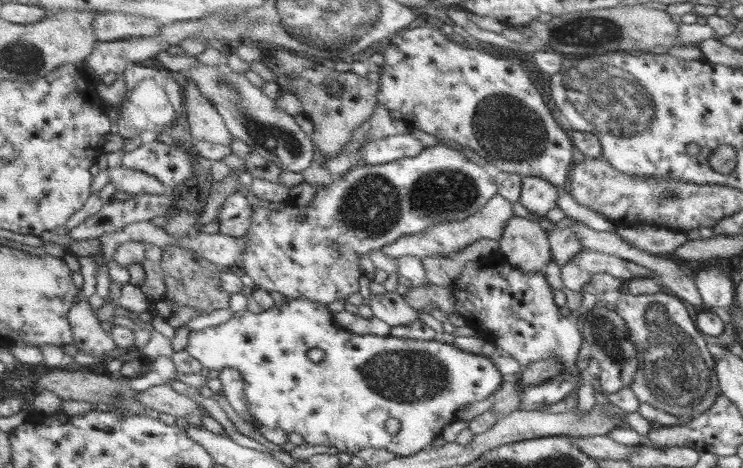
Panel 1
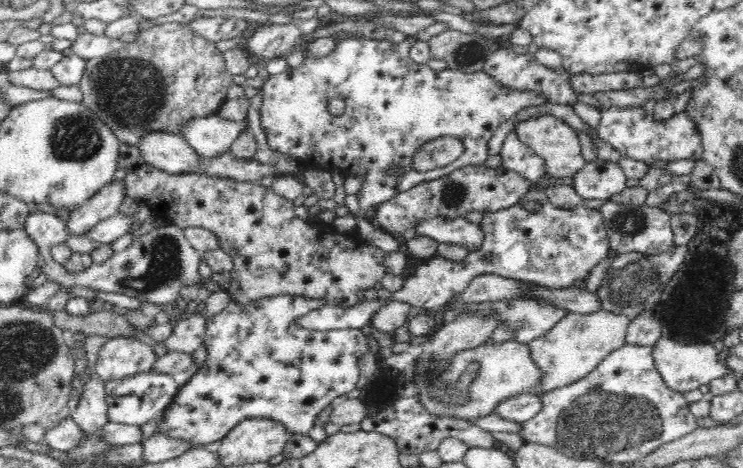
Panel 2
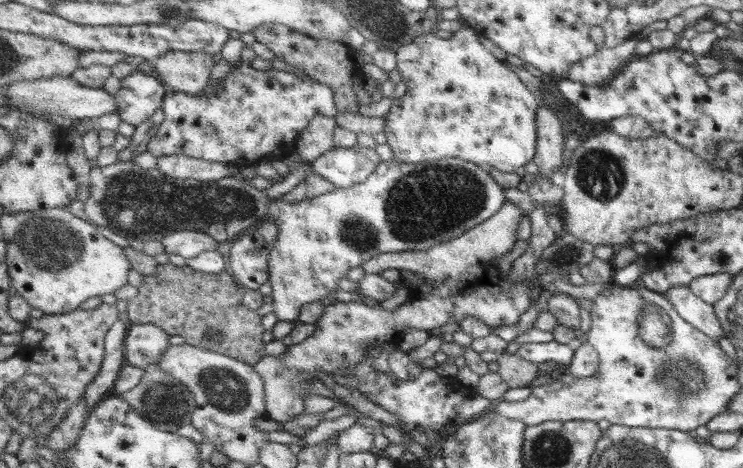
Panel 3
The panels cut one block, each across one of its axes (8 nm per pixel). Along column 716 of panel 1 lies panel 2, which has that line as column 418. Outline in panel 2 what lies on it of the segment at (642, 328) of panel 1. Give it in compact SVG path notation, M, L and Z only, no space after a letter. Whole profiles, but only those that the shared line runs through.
M507 340L501 343L487 343L458 353L451 362L449 371L441 375L422 377L416 383L417 397L424 408L438 416L456 416L473 421L488 416L508 398L530 394L540 382L540 368L530 356L528 344Z

